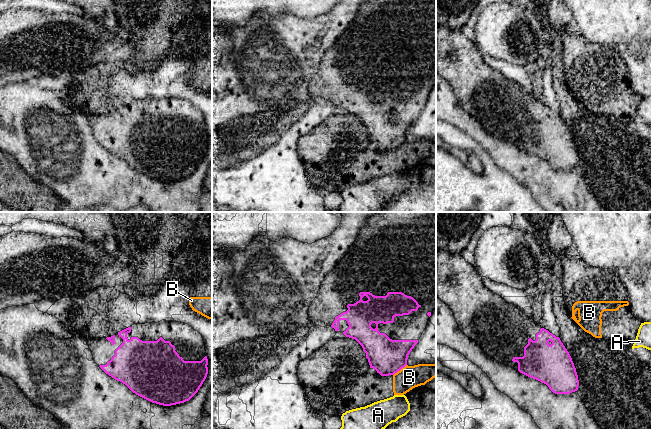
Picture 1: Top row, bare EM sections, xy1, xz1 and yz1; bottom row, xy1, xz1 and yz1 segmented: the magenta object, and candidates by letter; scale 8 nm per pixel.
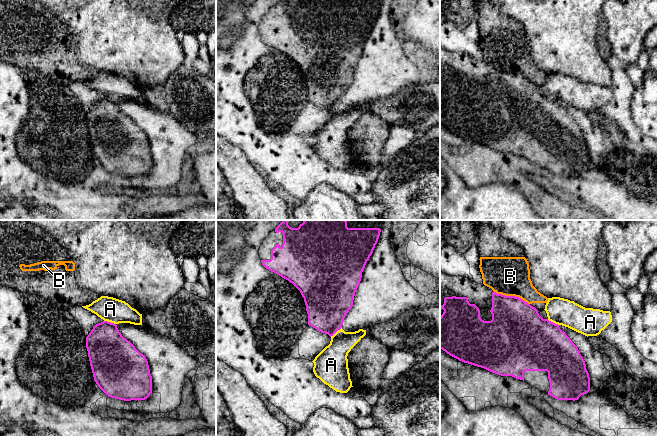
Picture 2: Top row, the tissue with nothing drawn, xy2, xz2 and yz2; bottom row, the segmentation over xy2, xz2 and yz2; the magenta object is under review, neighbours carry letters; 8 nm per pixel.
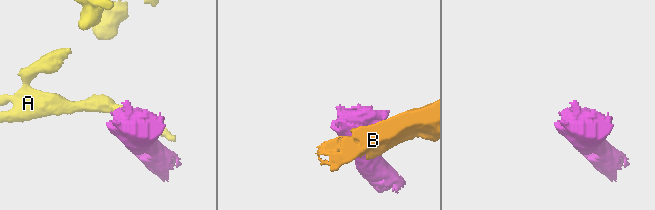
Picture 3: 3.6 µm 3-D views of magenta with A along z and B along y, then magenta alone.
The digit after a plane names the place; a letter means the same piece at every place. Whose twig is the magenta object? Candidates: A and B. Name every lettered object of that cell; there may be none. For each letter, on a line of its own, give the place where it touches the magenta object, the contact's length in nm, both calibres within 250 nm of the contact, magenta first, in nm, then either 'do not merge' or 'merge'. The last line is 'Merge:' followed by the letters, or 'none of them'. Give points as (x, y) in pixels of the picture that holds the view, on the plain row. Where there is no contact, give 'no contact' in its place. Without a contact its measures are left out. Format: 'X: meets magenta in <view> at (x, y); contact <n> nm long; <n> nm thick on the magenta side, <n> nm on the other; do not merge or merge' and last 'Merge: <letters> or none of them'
A: meets magenta in xy2 at (110, 98); contact 100 nm long; 340 nm thick on the magenta side, 200 nm on the other; do not merge
B: meets magenta in yz2 at (511, 72); contact 320 nm long; 420 nm thick on the magenta side, 320 nm on the other; do not merge
Merge: none of them

